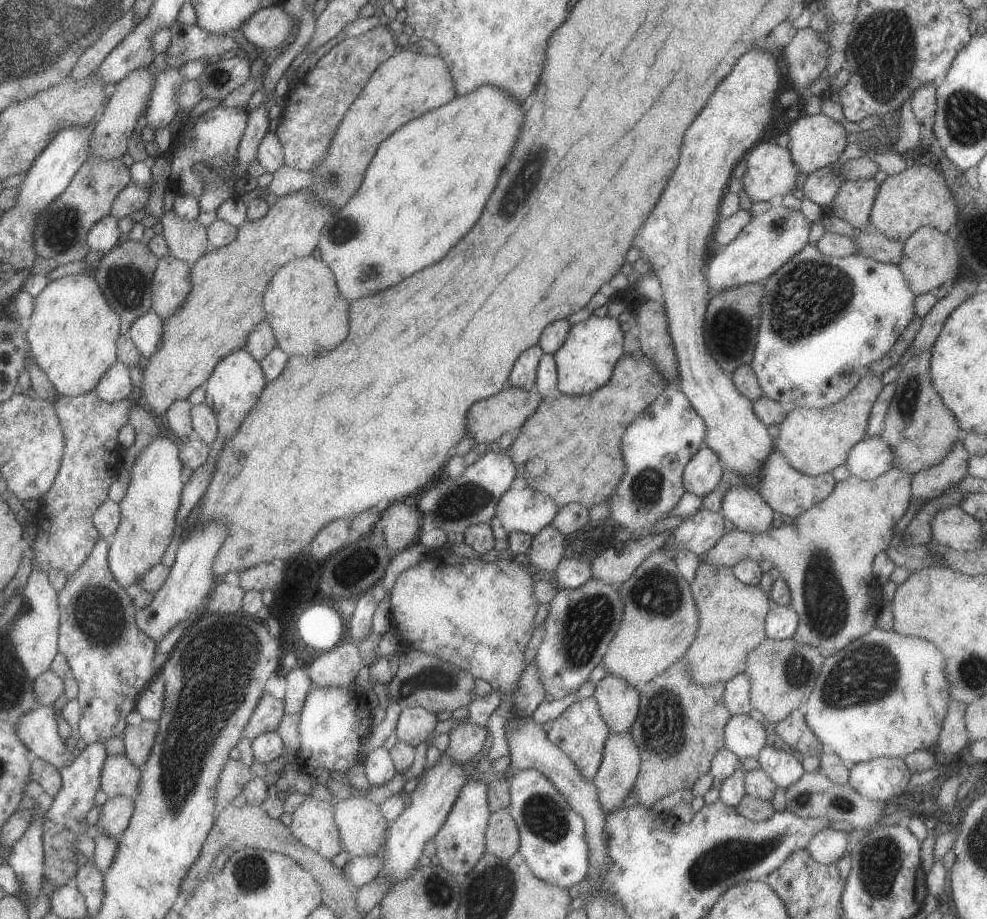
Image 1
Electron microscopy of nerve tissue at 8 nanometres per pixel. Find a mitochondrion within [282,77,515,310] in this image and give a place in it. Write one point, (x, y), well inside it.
(348, 229)

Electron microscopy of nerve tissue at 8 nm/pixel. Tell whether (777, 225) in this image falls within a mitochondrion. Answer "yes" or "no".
no

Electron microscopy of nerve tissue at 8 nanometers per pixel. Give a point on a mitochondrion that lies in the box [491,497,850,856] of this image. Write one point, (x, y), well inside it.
(588, 622)

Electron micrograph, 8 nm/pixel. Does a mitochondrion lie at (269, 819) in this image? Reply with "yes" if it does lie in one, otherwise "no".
no

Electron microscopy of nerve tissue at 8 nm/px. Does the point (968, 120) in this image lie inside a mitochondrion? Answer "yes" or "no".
yes

